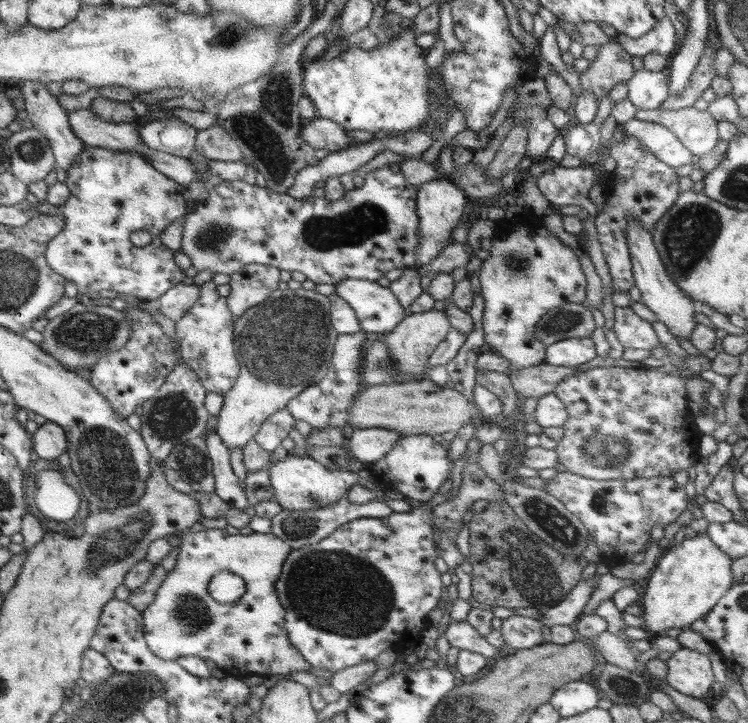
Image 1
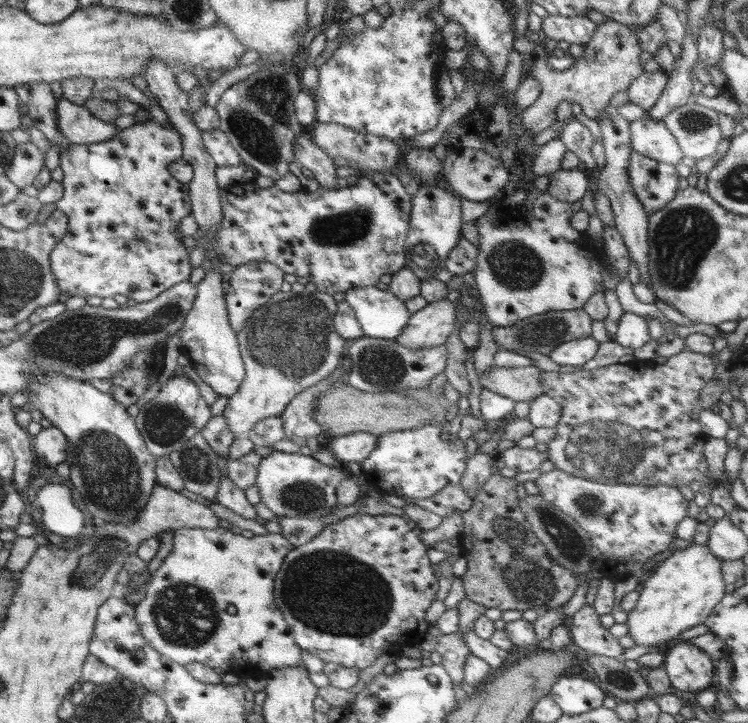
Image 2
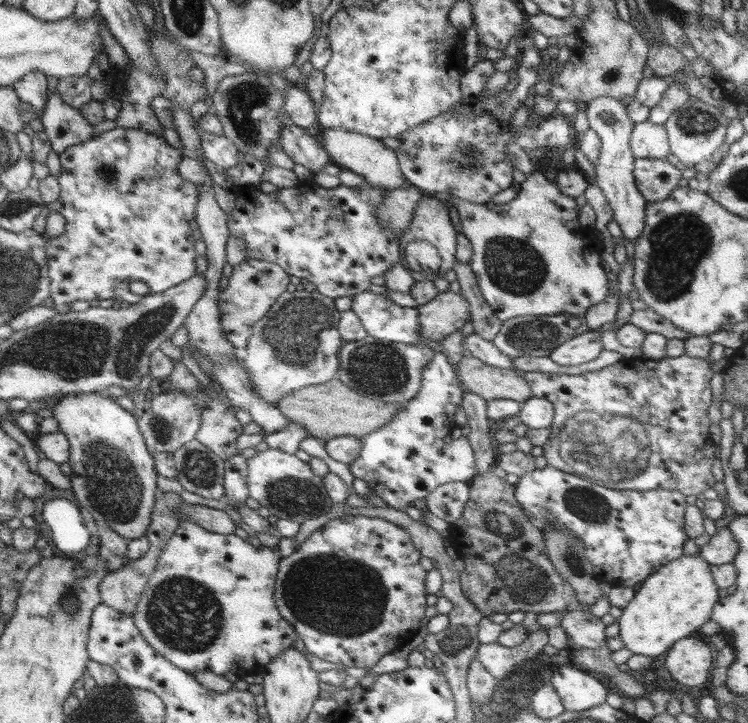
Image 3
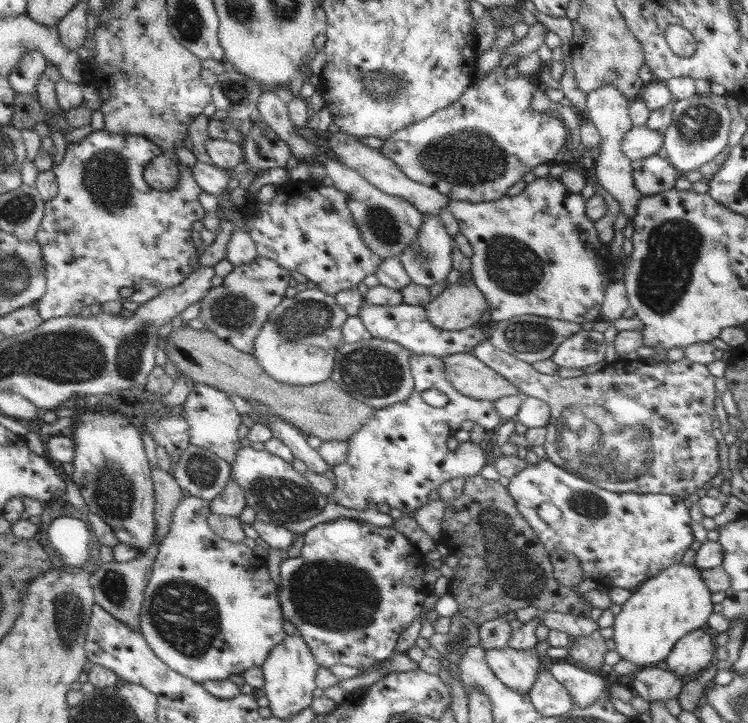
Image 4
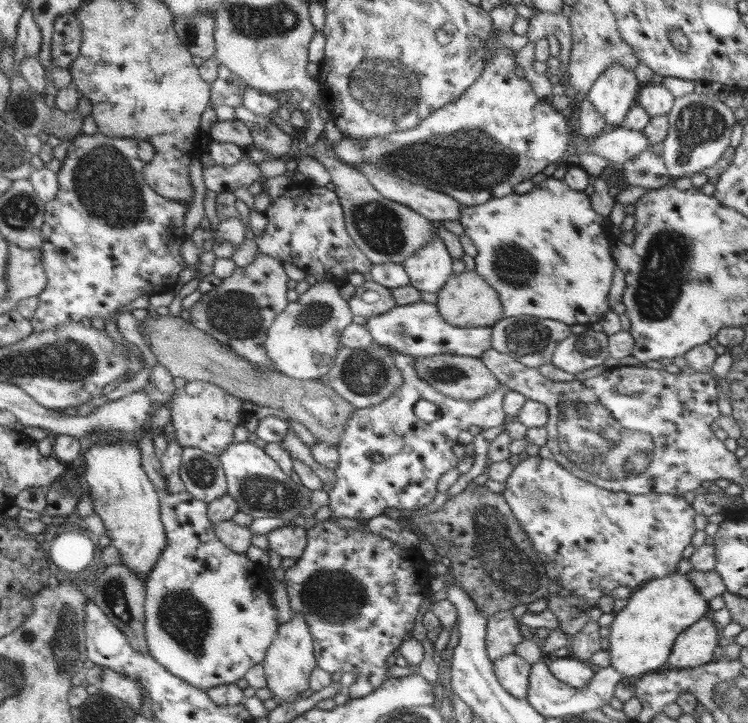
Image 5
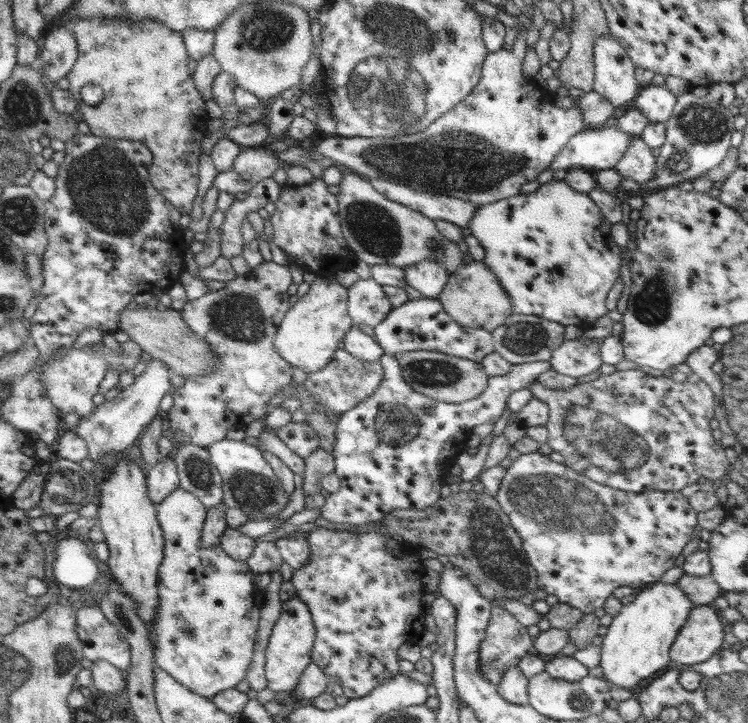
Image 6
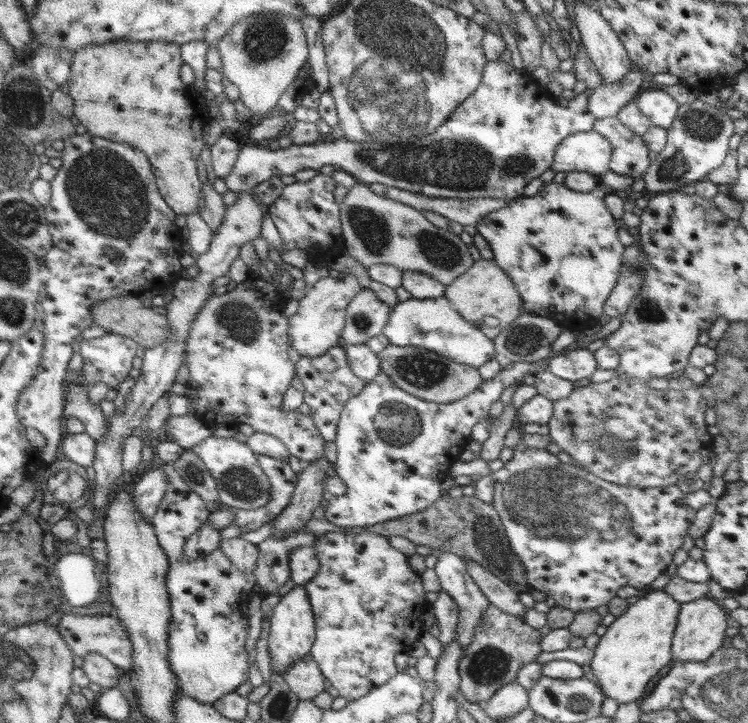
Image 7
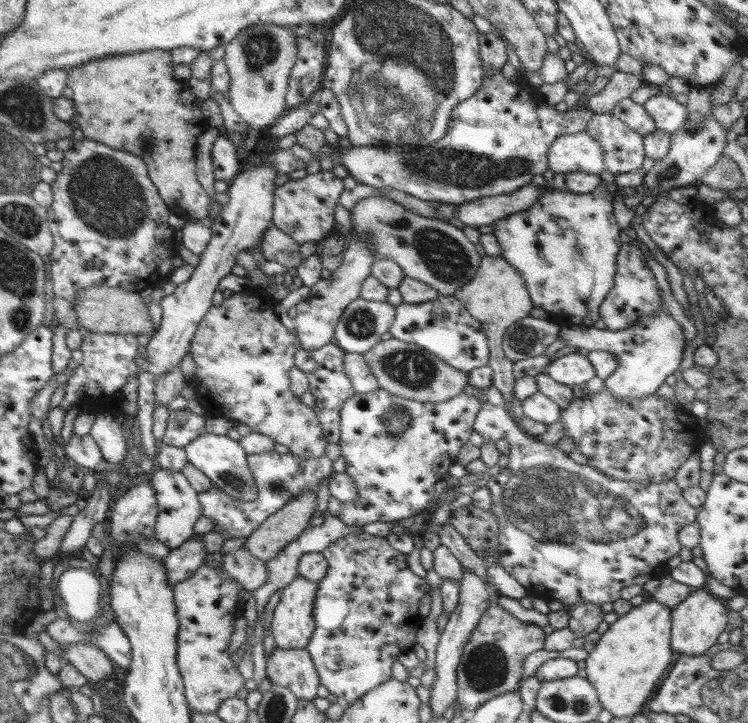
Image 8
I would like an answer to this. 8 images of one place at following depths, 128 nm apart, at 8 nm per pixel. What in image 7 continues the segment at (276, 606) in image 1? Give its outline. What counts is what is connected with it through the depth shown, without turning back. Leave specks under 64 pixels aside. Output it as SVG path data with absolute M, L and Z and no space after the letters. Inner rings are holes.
M159 461L157 466L166 472L168 487L162 497L162 502L156 510L156 514L151 518L152 528L156 532L158 544L166 554L169 568L167 572L166 587L168 597L170 597L170 628L168 630L168 661L172 671L178 677L178 684L186 696L194 698L196 702L212 706L218 698L225 694L235 692L240 684L249 678L248 651L246 649L246 639L248 633L248 604L254 594L254 587L257 586L253 574L240 572L226 555L216 550L212 553L210 560L194 562L184 558L184 543L186 539L196 532L208 520L210 511L206 503L184 482L178 475L172 463Z

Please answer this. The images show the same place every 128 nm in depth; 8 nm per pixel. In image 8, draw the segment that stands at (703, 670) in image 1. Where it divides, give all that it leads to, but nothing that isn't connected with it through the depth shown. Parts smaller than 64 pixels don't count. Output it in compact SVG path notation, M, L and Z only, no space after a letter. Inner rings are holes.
M706 588L690 591L690 595L678 603L672 614L671 645L672 650L690 656L702 655L710 647L717 645L718 636L724 632L727 624L727 611L722 600L709 592Z

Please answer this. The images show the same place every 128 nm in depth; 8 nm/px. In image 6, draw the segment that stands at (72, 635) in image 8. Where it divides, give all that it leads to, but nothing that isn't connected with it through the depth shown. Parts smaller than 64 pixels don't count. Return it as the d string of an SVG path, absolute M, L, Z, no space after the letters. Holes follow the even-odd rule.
M80 608L76 618L83 656L92 662L107 660L125 673L131 663L129 643L100 608Z

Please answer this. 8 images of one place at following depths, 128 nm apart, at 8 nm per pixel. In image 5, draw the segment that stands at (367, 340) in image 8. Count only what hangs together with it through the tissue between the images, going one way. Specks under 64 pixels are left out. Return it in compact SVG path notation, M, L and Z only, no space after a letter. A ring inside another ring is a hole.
M372 280L356 287L354 295L347 303L354 317L362 316L365 319L381 316L397 306L391 289Z

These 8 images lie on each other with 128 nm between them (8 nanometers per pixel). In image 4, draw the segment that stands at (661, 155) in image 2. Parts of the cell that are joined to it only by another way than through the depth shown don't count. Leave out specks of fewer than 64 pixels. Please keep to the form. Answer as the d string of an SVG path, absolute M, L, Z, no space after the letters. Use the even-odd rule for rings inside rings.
M633 126L624 133L620 150L628 160L634 161L658 154L663 144L664 138L658 132L646 126Z

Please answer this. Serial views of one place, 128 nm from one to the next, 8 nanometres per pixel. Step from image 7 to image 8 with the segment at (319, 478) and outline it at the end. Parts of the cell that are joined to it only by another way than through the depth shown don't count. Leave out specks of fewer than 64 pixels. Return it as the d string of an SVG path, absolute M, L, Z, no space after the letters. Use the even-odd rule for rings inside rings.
M306 492L287 502L280 510L276 511L272 516L269 516L261 526L257 526L250 536L247 536L244 544L246 550L252 552L254 558L258 557L262 562L272 560L282 548L286 548L290 541L296 540L299 534L307 528L315 510L317 508L316 495L314 492Z

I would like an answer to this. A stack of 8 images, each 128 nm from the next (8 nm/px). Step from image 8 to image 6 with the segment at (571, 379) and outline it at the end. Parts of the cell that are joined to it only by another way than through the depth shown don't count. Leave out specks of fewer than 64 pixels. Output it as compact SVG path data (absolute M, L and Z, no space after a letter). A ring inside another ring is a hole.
M581 337L564 341L554 350L549 362L555 372L576 379L596 372L603 364L597 340Z

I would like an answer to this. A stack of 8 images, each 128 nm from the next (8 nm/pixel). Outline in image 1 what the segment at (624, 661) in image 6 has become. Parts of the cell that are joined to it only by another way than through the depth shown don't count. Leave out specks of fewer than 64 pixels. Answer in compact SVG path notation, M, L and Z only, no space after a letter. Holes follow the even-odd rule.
M704 533L679 536L656 560L648 575L648 589L642 596L642 628L650 639L670 628L688 629L692 622L708 614L731 588L732 558L726 556Z

